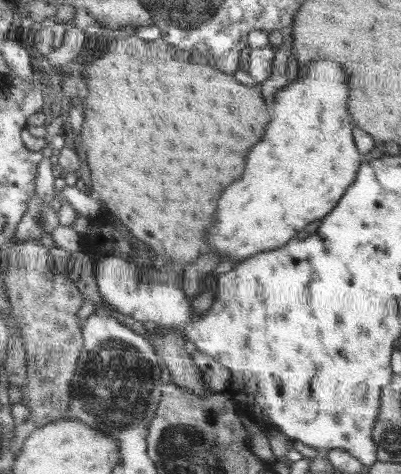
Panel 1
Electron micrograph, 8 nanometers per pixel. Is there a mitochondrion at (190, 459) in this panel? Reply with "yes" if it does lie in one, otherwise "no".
yes

